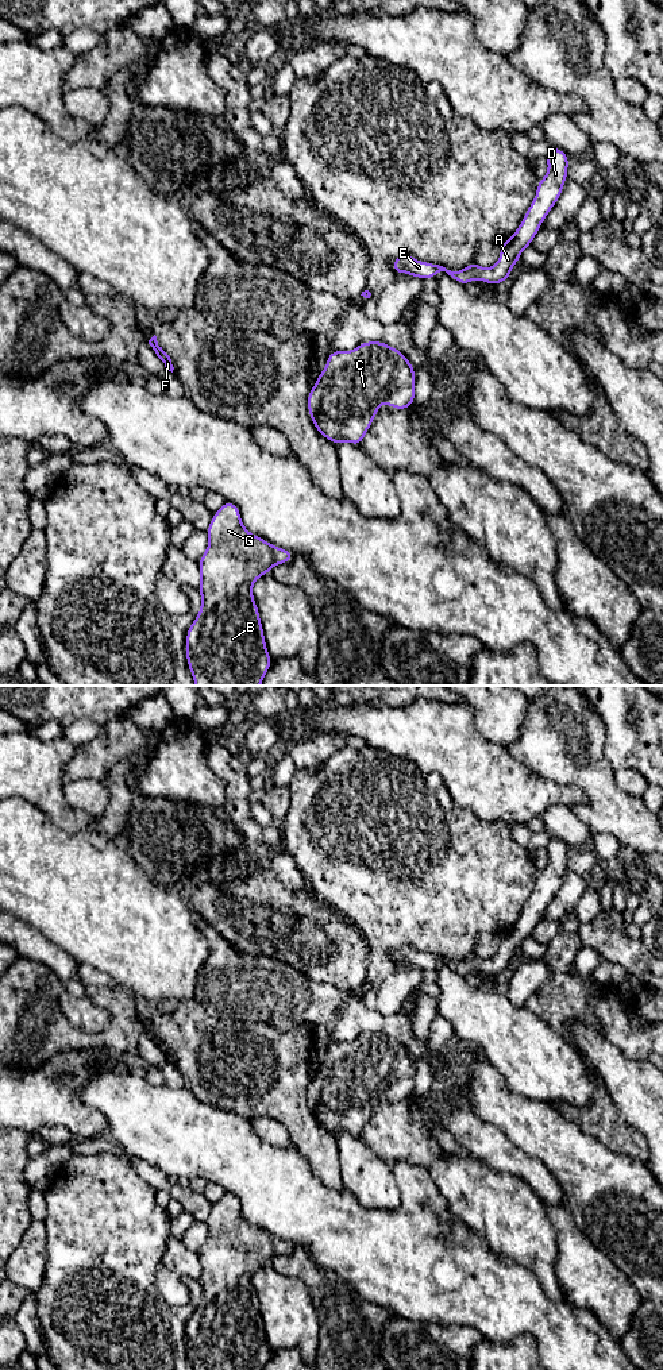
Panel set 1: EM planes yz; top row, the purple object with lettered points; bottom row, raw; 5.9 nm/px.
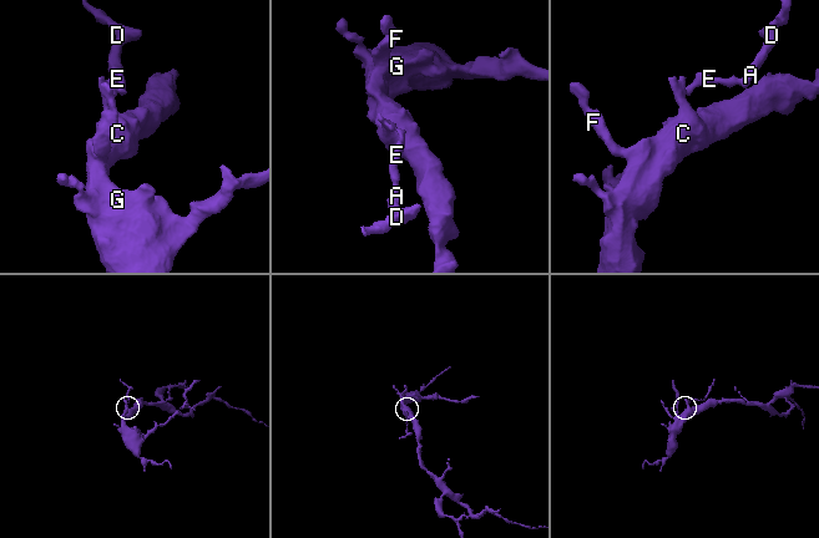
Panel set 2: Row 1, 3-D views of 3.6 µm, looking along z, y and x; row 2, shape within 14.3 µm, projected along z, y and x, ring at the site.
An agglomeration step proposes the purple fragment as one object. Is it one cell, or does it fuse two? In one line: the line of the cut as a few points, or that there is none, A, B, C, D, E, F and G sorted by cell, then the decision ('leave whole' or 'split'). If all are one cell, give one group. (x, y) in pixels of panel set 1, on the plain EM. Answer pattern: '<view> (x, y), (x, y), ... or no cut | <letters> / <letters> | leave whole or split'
yz (366, 981), (362, 985) | A D E / B C F G | split

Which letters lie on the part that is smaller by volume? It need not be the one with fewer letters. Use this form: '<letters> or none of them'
A, D, E

